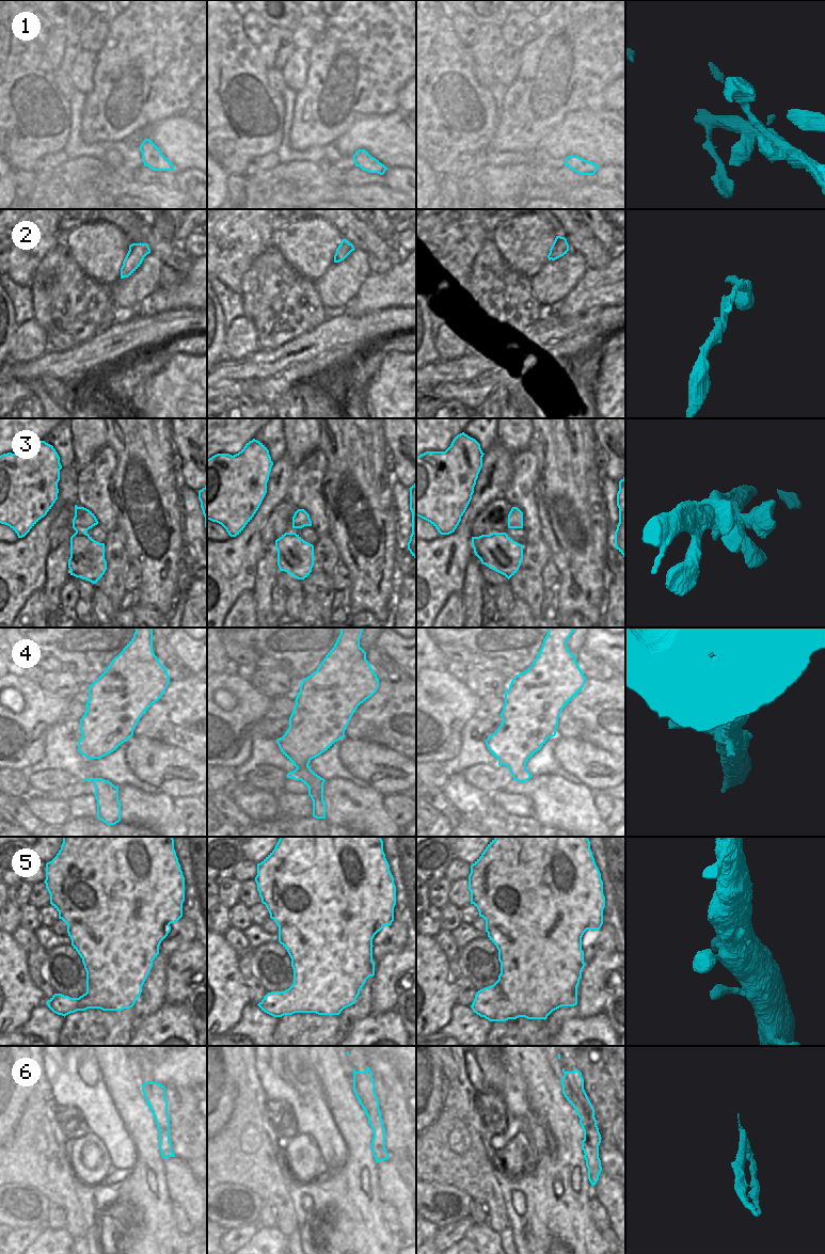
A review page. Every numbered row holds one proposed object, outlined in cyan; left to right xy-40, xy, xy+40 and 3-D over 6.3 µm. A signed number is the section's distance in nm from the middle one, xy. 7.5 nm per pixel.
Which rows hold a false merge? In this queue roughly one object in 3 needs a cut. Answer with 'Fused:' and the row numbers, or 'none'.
Fused: 1, 2, 6

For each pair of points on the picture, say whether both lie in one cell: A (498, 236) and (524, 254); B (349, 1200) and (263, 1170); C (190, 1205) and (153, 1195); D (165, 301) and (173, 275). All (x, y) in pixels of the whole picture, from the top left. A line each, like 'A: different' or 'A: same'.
A: same
B: different
C: different
D: different

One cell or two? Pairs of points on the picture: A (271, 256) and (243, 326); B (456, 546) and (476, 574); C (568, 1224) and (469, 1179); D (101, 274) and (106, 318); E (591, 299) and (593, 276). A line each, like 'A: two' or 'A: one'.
A: two
B: two
C: two
D: two
E: one

